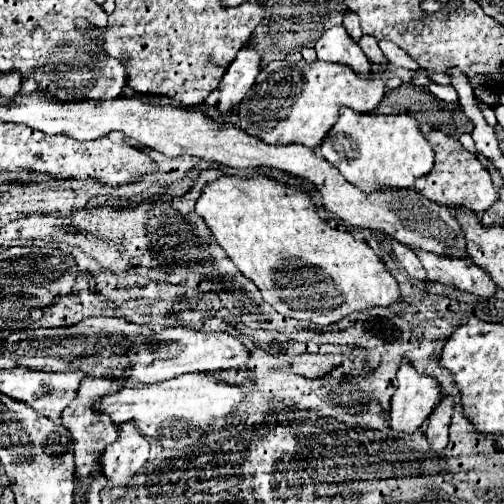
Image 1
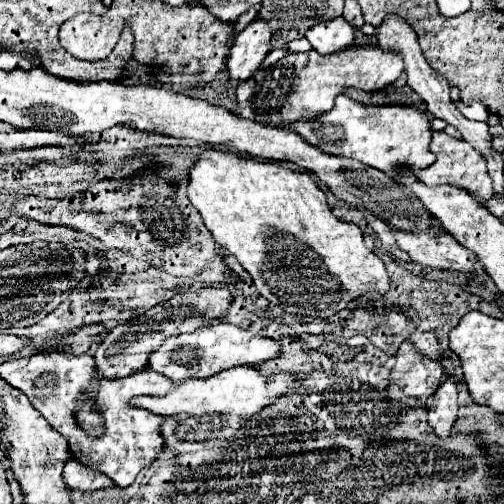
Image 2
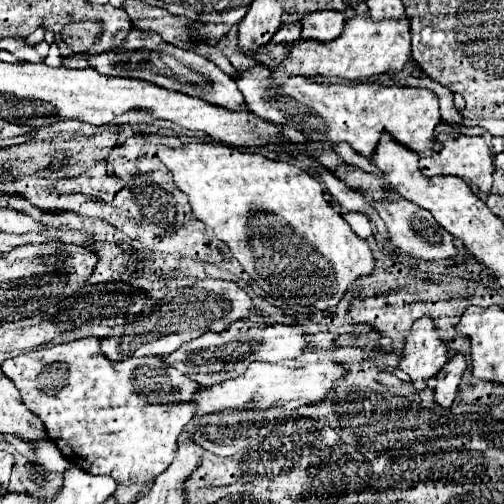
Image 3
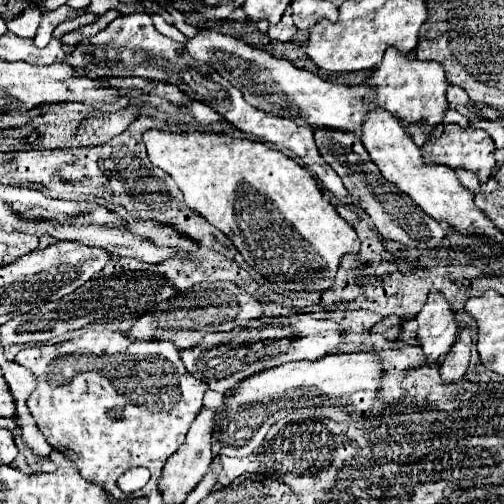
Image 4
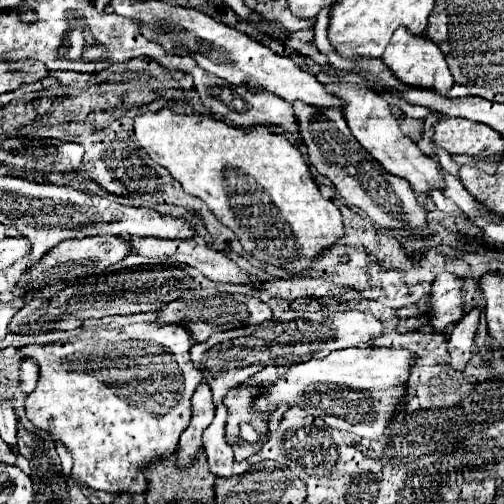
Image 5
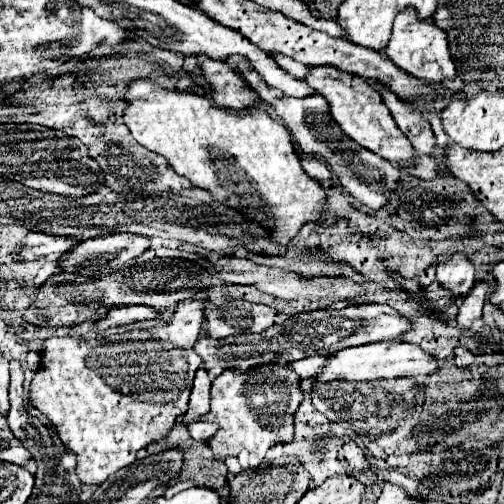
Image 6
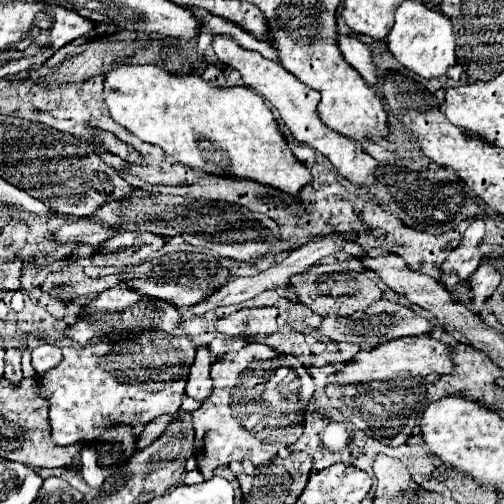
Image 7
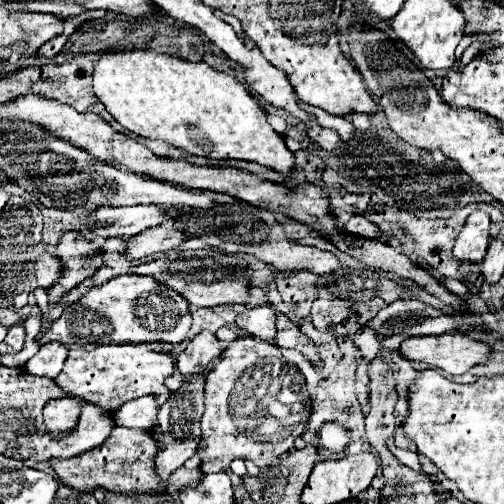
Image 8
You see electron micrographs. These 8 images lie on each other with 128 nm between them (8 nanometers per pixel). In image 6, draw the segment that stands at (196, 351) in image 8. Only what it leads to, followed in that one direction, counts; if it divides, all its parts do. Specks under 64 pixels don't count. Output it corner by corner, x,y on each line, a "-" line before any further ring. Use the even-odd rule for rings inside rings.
200,368
196,372
196,378
194,378
194,386
192,386
192,394
190,394
190,406
182,418
182,424
196,422
200,416
210,412
210,384
212,384
212,380
208,378
208,372
204,368

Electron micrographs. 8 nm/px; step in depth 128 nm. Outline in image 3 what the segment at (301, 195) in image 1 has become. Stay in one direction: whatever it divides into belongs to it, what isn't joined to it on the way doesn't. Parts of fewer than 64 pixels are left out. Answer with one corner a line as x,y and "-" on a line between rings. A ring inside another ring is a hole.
196,142
176,150
162,146
158,156
172,172
174,184
188,196
194,216
214,230
216,238
230,248
246,274
270,298
290,306
298,304
300,308
324,312
338,306
352,282
374,272
374,256
368,242
358,238
350,224
334,212
324,198
322,184
306,170
220,142

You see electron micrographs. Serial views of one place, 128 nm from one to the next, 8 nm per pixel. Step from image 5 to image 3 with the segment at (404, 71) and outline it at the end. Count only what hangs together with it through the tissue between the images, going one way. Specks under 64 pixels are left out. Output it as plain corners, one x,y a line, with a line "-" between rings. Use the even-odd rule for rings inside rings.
256,66
248,72
240,72
236,84
248,104
250,112
256,116
282,124
294,126
298,132
308,136
312,142
340,144
346,142
354,152
372,160
378,140
388,132
398,144
418,152
420,156
430,156
434,144
434,130
440,124
438,98
430,90
406,88
406,86
380,86
380,84
316,84
312,80
300,80
294,76
284,84
288,96
276,96
276,88
270,84
268,66

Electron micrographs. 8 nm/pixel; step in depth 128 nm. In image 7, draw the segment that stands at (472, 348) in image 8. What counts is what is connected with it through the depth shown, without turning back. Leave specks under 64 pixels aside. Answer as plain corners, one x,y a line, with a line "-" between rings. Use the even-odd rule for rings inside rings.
416,336
416,338
400,338
400,340
390,340
384,344
374,346
372,350
364,352
360,350
348,364
350,374
354,374
362,384
384,384
386,378
394,378
394,376
416,374
416,376
426,376
430,372
438,372
438,374
446,374
452,372
452,354
450,350
430,338
430,336

